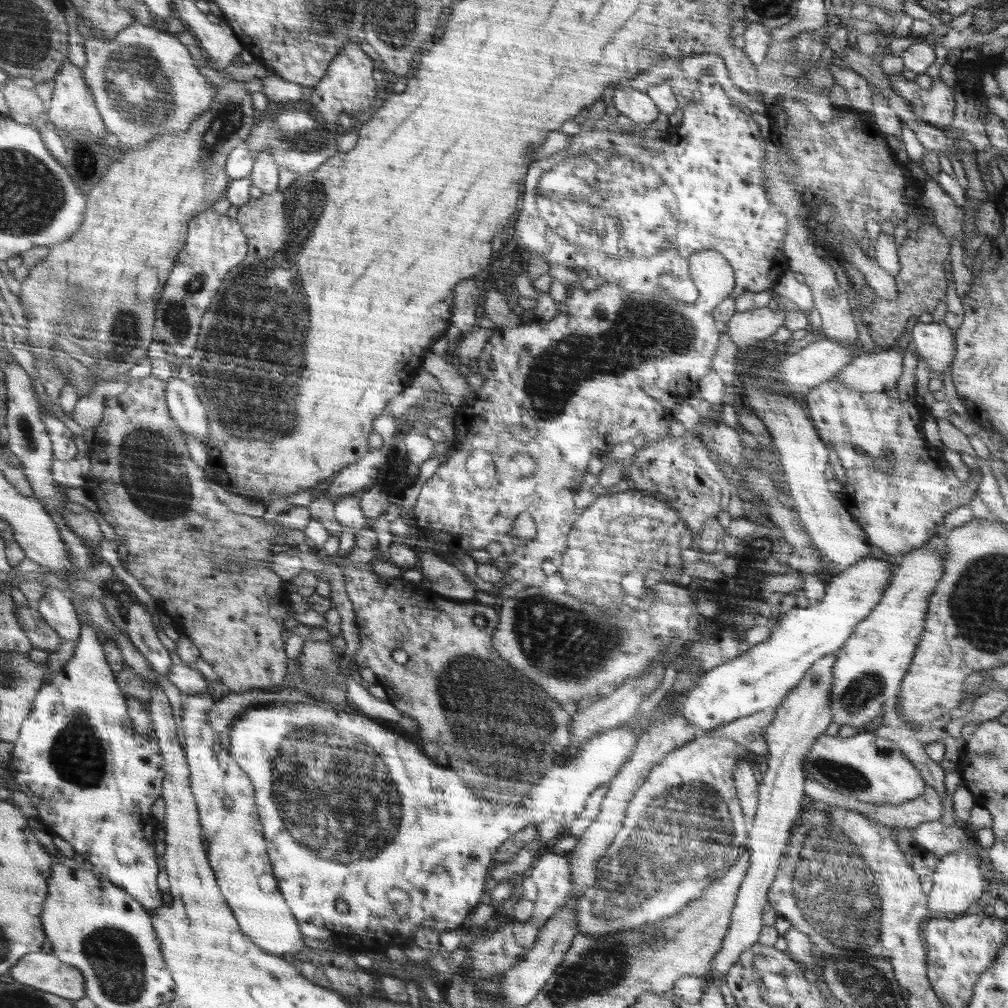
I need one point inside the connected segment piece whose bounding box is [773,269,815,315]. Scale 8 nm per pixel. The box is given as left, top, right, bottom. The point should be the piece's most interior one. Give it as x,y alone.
789,289

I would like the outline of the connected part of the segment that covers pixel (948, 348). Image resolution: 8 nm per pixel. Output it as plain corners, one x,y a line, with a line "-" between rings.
944,320
916,324
911,341
917,356
928,364
930,376
942,376
946,368
952,366
956,354
956,344
950,328

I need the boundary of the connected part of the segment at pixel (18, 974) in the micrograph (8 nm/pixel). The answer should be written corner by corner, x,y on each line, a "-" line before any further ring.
40,951
27,954
20,964
11,970
10,976
18,982
75,1001
88,995
84,971
62,961
55,952

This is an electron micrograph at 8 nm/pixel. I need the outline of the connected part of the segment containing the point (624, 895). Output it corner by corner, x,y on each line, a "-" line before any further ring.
697,734
691,742
674,749
652,767
626,807
622,830
596,861
595,884
586,887
576,903
579,934
598,940
620,930
645,930
648,924
662,923
679,914
717,879
728,874
746,850
749,837
748,823
734,785
734,768
740,760
748,760
748,756
746,747
730,738

